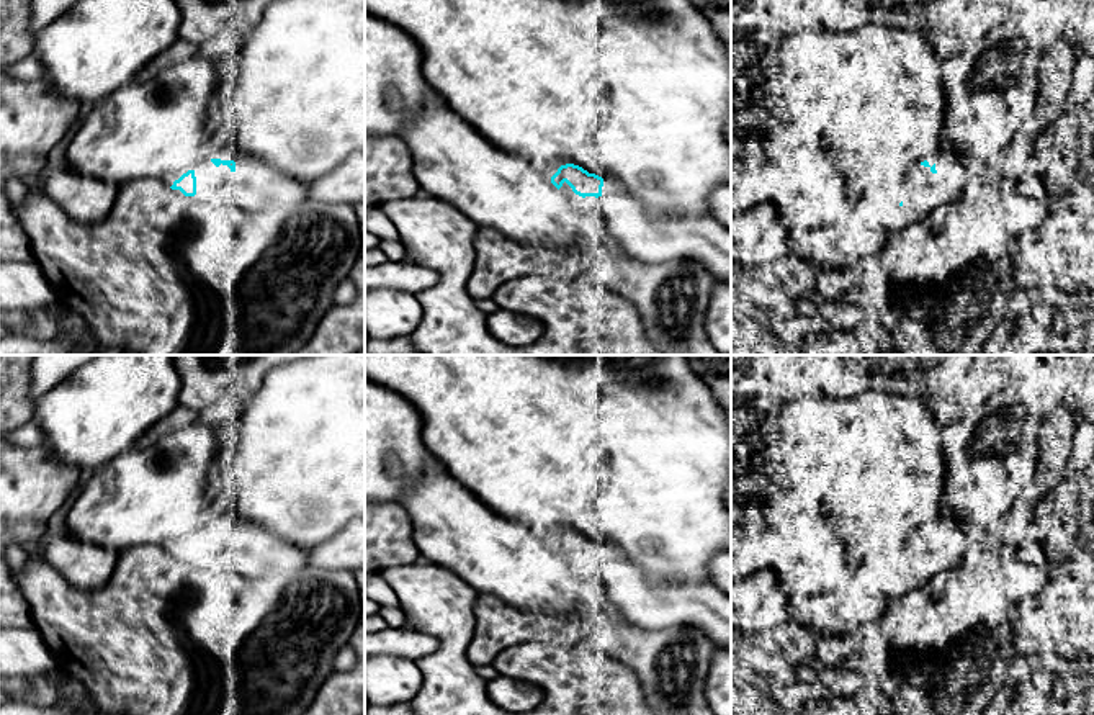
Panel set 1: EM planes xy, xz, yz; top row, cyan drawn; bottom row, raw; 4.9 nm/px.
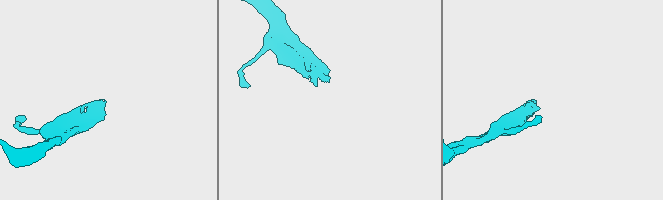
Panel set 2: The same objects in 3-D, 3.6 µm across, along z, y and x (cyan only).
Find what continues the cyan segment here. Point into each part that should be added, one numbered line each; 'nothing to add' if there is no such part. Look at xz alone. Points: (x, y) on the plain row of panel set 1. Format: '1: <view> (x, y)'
nothing to add

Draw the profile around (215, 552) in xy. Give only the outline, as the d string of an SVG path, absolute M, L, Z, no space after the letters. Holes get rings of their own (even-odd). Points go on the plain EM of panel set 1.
M234 509L219 512L213 510L211 519L201 527L195 528L190 533L182 537L172 537L159 546L165 551L172 553L175 546L178 546L188 537L195 538L196 543L196 561L188 563L195 573L200 574L231 574L235 571L235 553L237 553L237 540L232 538L227 532L216 533L211 527L237 527L239 515Z

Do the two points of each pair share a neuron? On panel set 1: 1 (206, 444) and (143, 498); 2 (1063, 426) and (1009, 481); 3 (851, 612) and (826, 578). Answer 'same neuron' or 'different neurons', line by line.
1: same neuron
2: different neurons
3: different neurons

